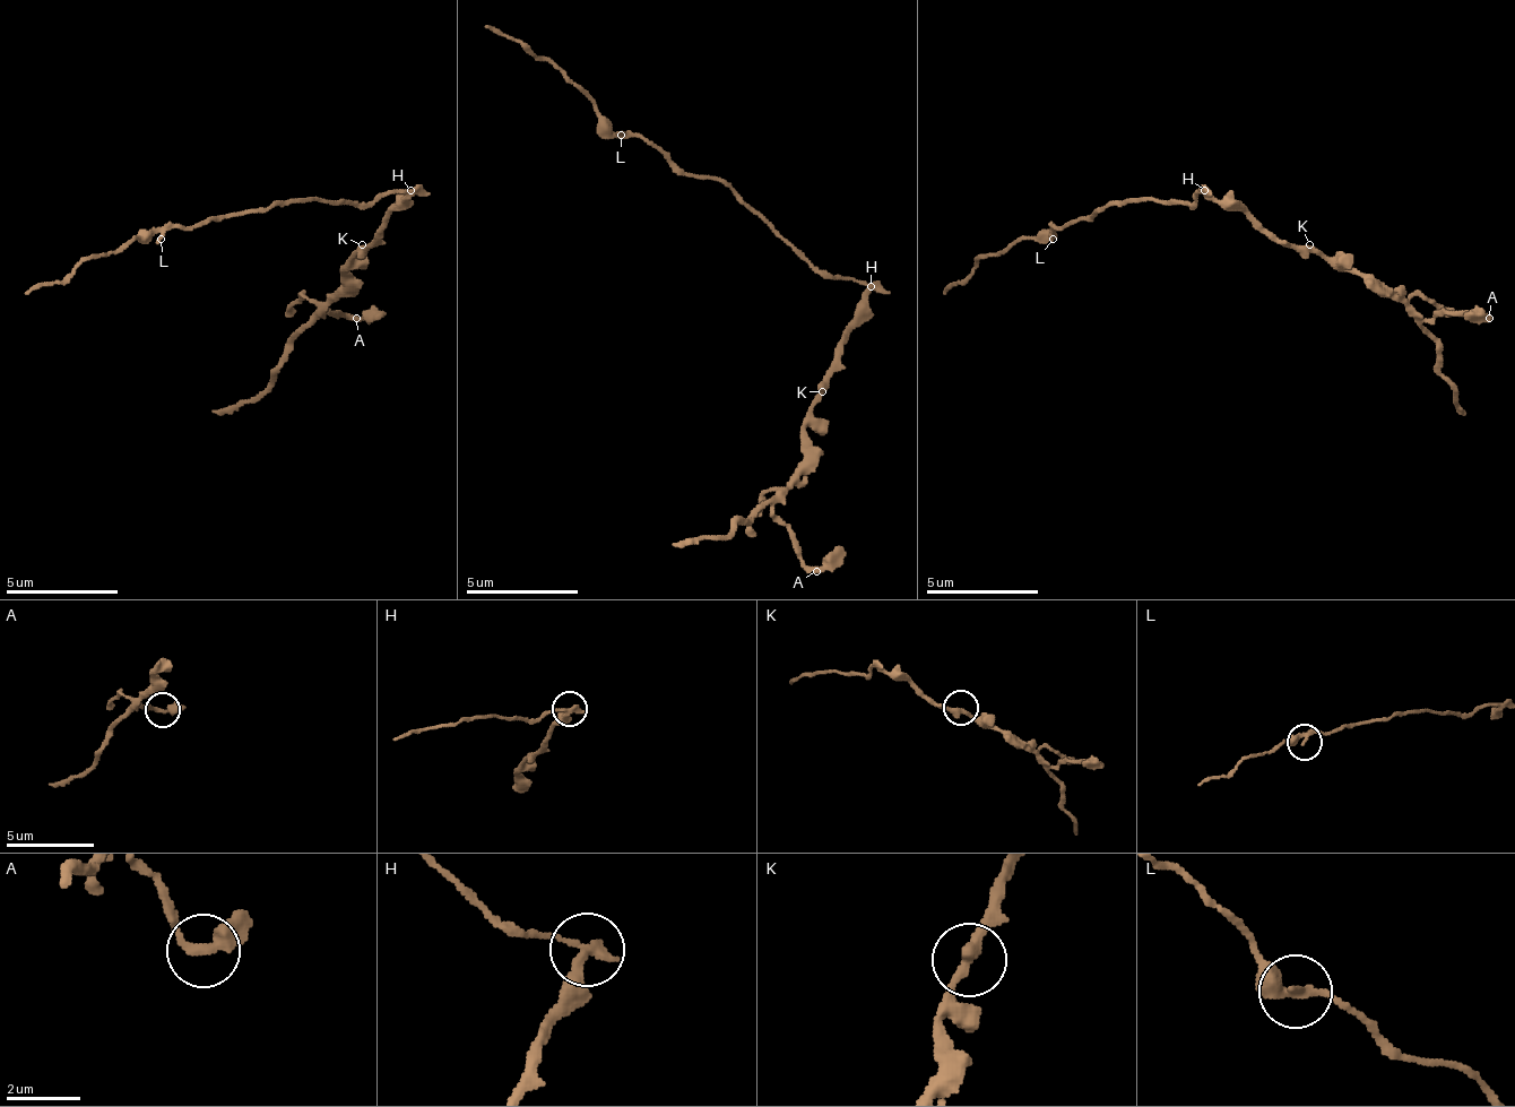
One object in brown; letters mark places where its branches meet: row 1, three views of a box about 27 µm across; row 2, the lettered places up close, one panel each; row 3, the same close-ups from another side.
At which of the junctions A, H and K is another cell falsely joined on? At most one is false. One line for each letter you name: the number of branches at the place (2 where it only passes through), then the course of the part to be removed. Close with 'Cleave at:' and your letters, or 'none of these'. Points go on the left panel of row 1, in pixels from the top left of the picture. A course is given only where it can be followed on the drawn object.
H: Branches: 2. Course of the part to remove: (412, 189), (351, 200), (278, 200), (267, 212), (193, 227), (155, 227), (93, 256), (60, 284), (26, 295)
Cleave at: H

